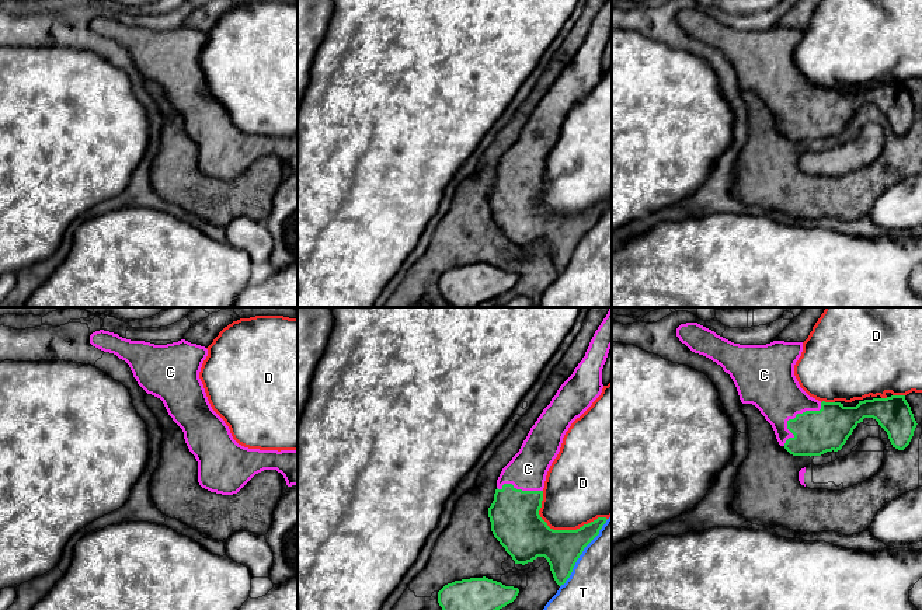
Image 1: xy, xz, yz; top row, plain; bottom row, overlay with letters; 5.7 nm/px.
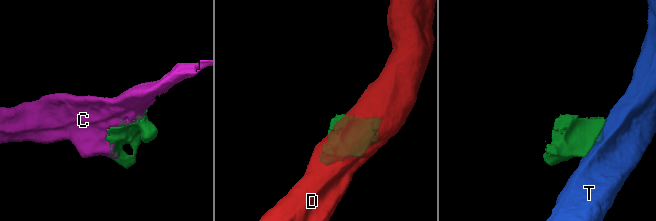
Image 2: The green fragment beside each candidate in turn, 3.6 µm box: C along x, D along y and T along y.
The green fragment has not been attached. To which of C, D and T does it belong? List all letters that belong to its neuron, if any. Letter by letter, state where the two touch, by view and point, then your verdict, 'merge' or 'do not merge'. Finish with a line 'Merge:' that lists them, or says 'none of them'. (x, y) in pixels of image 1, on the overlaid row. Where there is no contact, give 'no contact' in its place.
C: meets green in yz at (794, 418); merge
D: meets green in xz at (560, 530); do not merge
T: meets green in xz at (581, 553); do not merge
Merge: C

